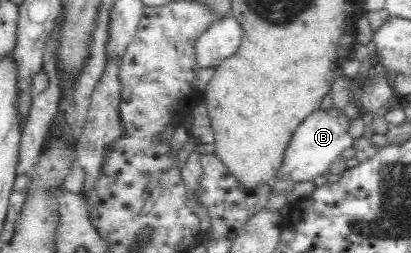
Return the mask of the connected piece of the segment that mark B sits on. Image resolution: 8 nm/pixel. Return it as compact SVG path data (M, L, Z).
M334 108L326 109L326 112L321 109L312 112L294 129L280 170L277 171L276 181L290 179L296 184L313 181L316 177L324 175L326 170L340 159L344 150L353 147L355 139L349 135L348 128L354 124L341 111Z

